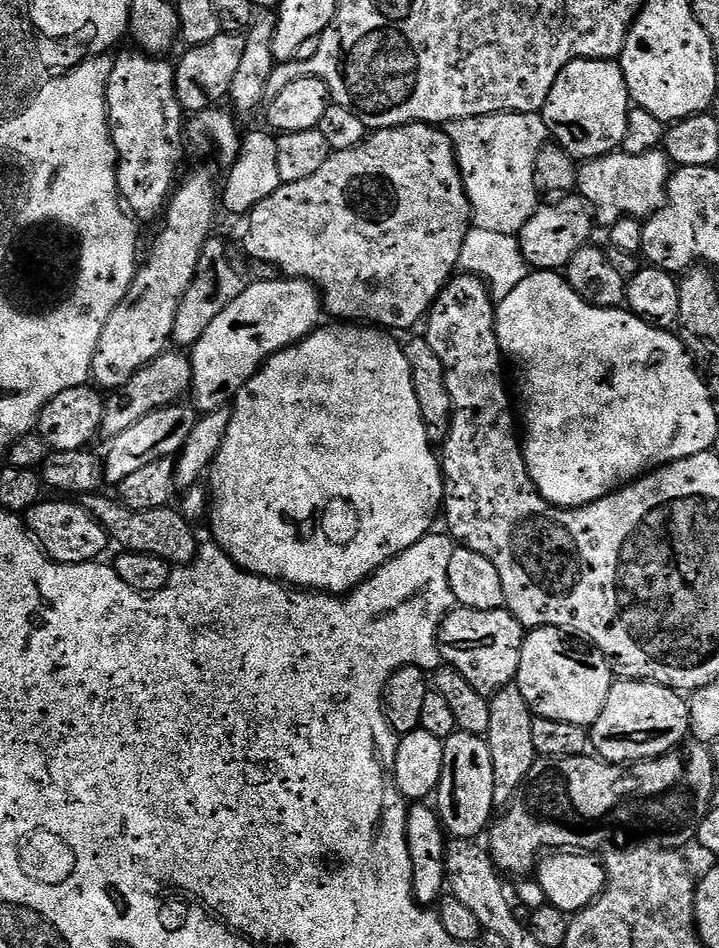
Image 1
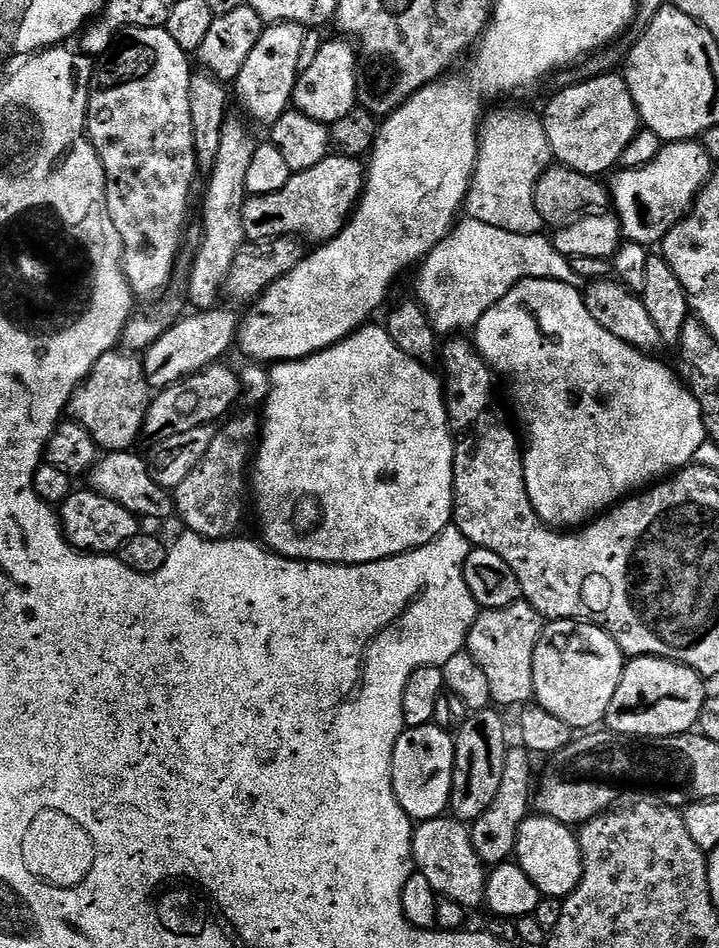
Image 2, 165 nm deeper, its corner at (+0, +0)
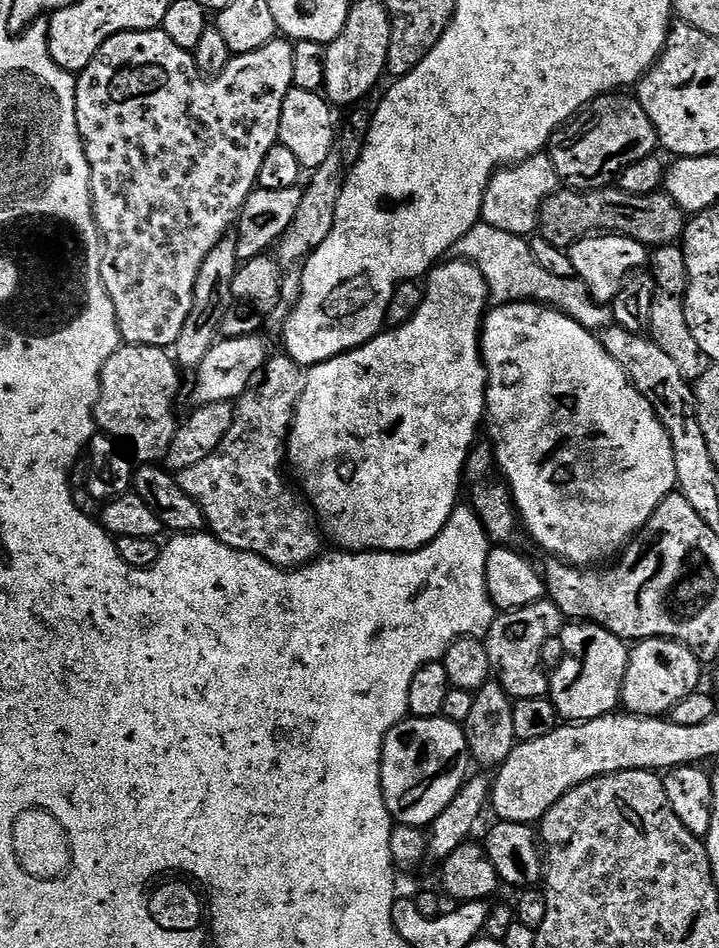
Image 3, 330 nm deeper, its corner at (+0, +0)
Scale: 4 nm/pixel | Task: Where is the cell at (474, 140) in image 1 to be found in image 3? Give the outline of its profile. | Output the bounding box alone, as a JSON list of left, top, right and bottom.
[481,153,560,237]

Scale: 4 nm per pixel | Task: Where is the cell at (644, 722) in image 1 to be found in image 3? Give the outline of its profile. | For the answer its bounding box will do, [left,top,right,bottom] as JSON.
[620,640,702,716]

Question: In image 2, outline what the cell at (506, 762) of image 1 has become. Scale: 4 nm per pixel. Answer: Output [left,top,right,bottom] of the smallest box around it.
[470,747,534,866]

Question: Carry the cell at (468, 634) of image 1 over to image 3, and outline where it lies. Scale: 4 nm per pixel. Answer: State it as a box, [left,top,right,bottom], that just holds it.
[486,598,566,701]

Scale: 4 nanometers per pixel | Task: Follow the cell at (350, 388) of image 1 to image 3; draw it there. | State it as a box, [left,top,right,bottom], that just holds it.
[286,258,490,552]

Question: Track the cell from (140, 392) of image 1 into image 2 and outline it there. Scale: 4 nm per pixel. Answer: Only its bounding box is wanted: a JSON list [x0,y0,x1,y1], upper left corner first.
[142,306,238,390]

